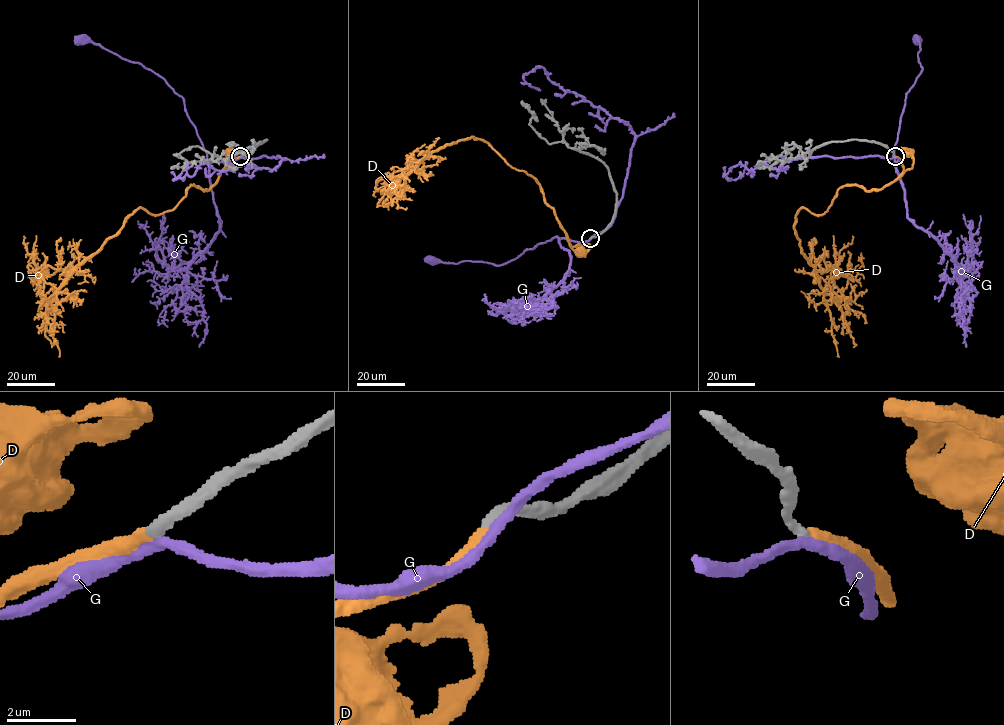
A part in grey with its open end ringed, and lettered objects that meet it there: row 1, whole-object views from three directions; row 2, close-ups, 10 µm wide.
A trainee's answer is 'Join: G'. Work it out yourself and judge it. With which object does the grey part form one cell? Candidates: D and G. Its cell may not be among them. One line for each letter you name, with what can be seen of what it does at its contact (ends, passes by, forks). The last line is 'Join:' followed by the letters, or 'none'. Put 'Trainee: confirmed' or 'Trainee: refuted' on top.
Trainee: refuted
D: it ends
Join: D

